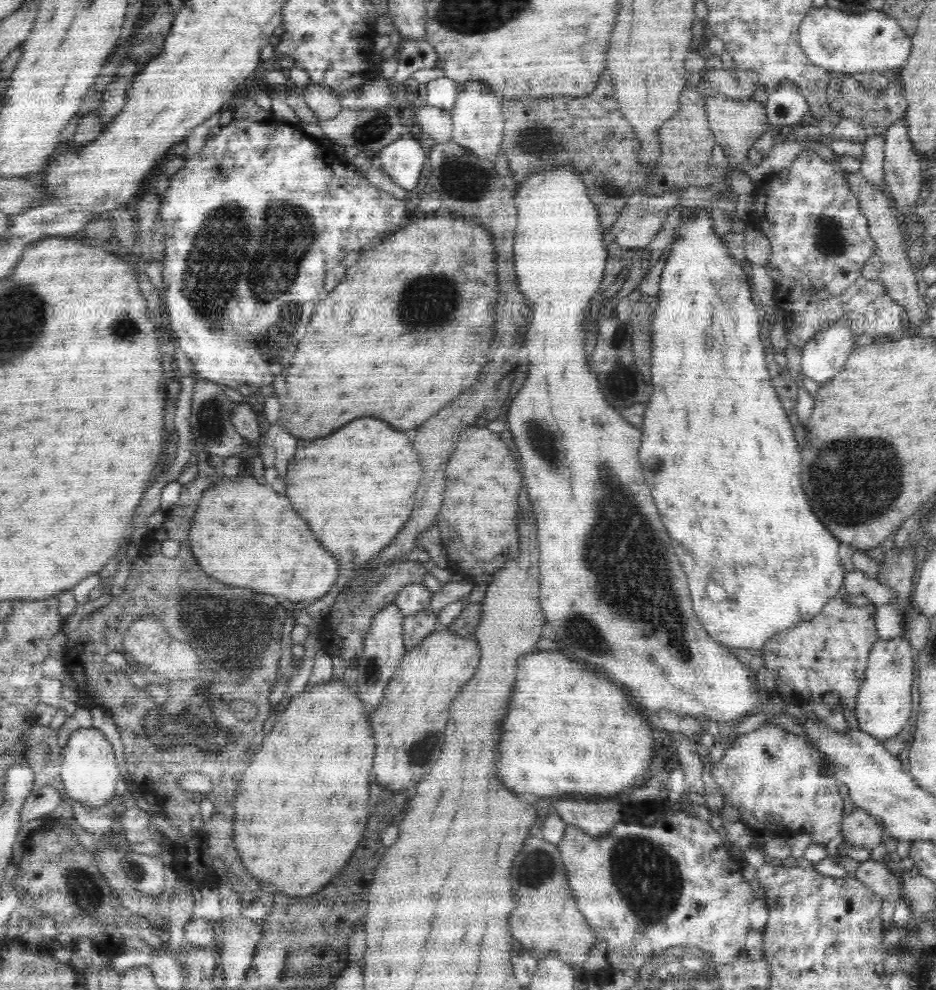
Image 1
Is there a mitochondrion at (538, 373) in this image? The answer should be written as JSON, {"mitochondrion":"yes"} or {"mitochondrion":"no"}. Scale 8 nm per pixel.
{"mitochondrion":"no"}

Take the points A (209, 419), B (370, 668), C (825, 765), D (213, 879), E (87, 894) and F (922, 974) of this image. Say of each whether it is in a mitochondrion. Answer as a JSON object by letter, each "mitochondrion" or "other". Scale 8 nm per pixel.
{"A":"mitochondrion","B":"mitochondrion","C":"other","D":"other","E":"mitochondrion","F":"other"}

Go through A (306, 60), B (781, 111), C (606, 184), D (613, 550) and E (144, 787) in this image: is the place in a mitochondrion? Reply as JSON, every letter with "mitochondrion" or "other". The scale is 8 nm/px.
{"A":"other","B":"other","C":"mitochondrion","D":"mitochondrion","E":"other"}

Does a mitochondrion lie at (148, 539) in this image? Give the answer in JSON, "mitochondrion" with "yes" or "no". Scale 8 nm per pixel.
{"mitochondrion":"no"}

